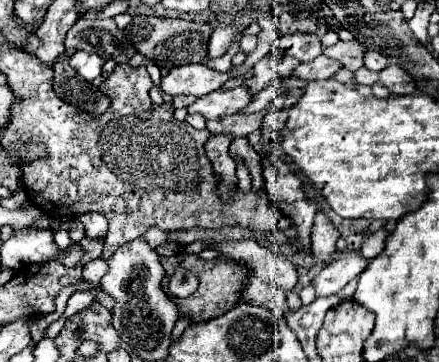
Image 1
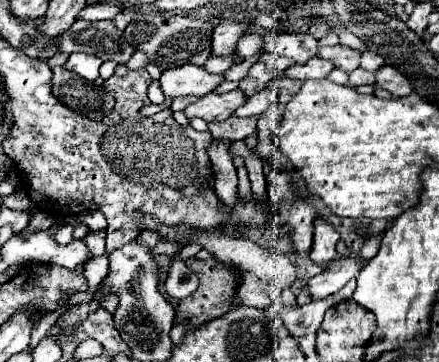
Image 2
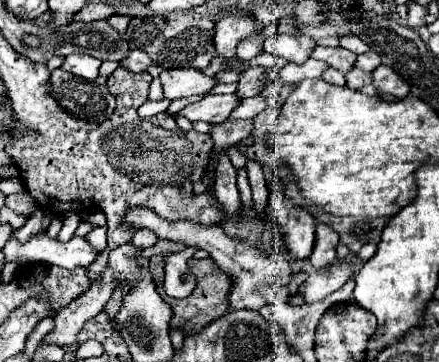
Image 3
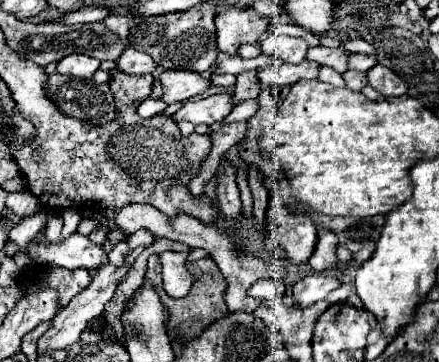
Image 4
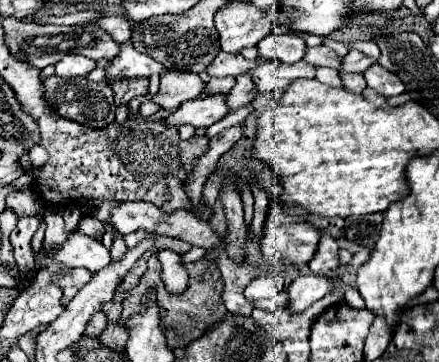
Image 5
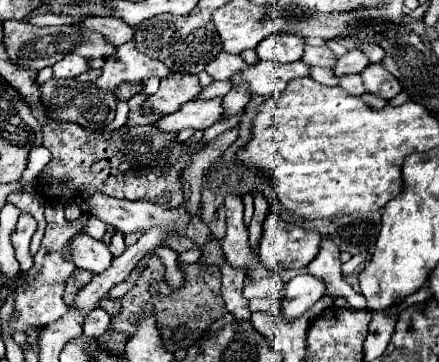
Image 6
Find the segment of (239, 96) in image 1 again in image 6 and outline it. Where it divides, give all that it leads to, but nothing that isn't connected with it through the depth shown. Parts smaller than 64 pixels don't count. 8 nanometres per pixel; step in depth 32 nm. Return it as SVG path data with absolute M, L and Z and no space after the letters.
M222 98L212 100L192 100L182 104L182 108L174 114L164 116L156 122L156 126L162 132L180 132L182 128L194 128L194 130L206 130L214 122L218 122L224 116Z

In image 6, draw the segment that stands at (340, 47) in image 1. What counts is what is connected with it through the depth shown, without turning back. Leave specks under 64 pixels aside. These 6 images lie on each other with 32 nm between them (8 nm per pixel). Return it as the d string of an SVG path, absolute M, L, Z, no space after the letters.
M306 44L306 48L304 48L302 62L310 64L310 66L330 66L330 68L334 68L336 66L336 60L338 58L334 56L334 52L328 46L314 48L314 46L308 46Z

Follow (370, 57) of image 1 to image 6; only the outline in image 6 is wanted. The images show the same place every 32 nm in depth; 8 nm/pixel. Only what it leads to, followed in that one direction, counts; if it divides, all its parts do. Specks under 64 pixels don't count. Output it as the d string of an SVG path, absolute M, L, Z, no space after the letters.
M350 50L348 54L344 54L344 56L338 60L334 72L336 72L338 78L344 76L344 74L358 74L358 72L362 72L368 64L370 64L370 60L366 58L366 54L362 54L360 50Z

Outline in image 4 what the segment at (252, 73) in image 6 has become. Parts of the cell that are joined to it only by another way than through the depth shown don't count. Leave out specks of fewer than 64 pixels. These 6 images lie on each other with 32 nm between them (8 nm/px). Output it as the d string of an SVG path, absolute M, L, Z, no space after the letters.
M304 60L302 64L282 64L282 66L272 64L270 68L260 70L260 84L262 84L262 90L270 86L290 86L290 84L296 84L296 80L318 78L320 68L322 66L312 60Z

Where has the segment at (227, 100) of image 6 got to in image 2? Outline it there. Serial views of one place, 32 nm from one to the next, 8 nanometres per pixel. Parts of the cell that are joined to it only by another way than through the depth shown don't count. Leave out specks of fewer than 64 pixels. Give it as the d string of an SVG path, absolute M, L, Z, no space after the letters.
M256 62L256 64L250 68L248 76L246 76L244 80L240 80L240 90L242 90L246 96L254 96L254 94L258 94L260 90L264 90L264 88L270 84L272 78L274 78L274 70L270 70L264 62Z

